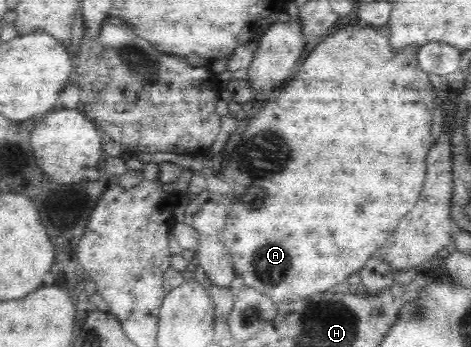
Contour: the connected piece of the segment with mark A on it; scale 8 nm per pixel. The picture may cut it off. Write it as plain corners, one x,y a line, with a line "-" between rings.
361,24
344,27
335,32
333,36
325,38
305,58
301,70
287,84
287,88
280,87
278,90
281,92
277,94
277,98
261,107
247,124
246,130
241,135
241,140
230,153
229,160
225,162
223,170
216,173
219,180
211,178
211,190
215,190
215,186
219,182
219,186
223,186
223,194
227,196
227,216
225,217
225,230
223,230
223,243
231,253
236,276
243,278
243,284
247,288
261,292
269,296
276,304
281,305
285,301
308,298
317,292
328,292
329,288
333,290
335,284
347,281
349,276
359,272
365,266
365,262
377,252
377,248
387,242
387,238
395,232
401,218
419,200
419,192
421,192
425,176
427,176
425,174
425,170
427,170
425,158
427,158
431,144
442,133
444,116
442,115
442,105
436,104
436,96
429,76
419,66
418,48
409,46
401,48
399,52
393,52
389,36
385,30

